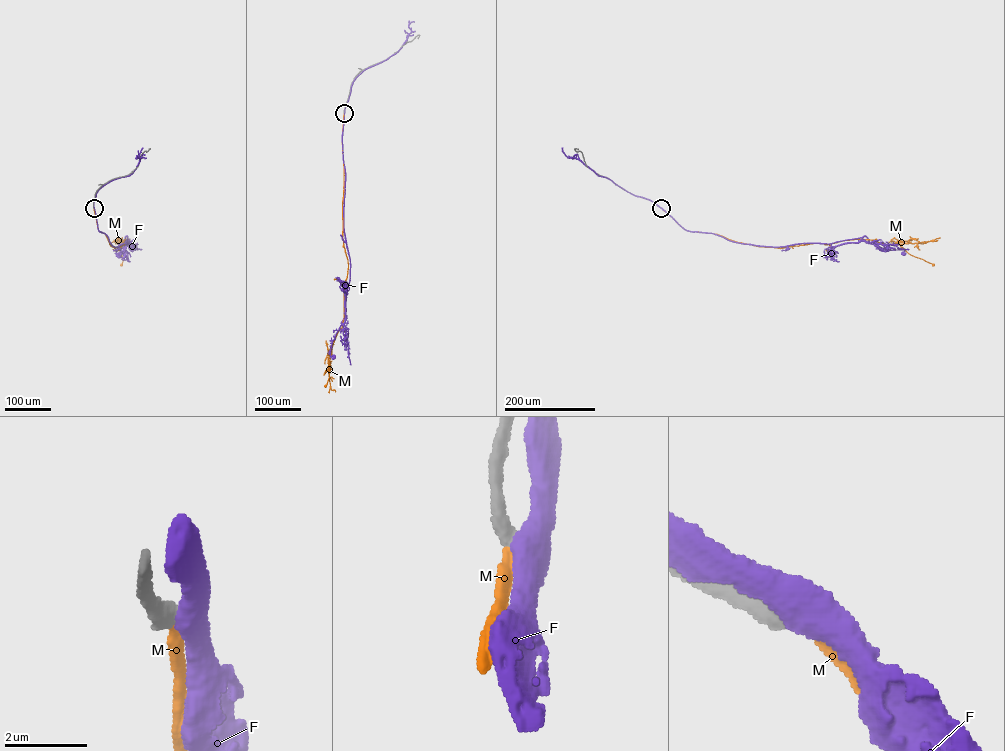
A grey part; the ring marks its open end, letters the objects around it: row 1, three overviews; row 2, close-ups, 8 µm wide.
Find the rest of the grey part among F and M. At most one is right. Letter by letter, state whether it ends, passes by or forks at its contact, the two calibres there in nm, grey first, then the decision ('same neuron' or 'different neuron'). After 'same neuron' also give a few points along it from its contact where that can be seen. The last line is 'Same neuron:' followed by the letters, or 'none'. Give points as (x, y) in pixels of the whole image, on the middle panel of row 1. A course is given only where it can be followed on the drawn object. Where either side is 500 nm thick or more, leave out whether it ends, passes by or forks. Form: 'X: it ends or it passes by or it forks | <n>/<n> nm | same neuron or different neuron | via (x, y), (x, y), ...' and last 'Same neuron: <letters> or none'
F: 440/550 nm | different neuron
M: it ends | 400/300 nm | same neuron | via (344, 113), (342, 237), (348, 266), (342, 326), (330, 349), (326, 386)
Same neuron: M

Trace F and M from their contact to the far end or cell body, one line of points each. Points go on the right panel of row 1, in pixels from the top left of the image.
F: (661, 208), (685, 229), (735, 242), (831, 246), (864, 241), (888, 250), (903, 249), (904, 254)
M: (661, 208), (686, 230), (755, 246), (783, 248), (873, 240), (899, 244), (910, 255), (933, 264)

